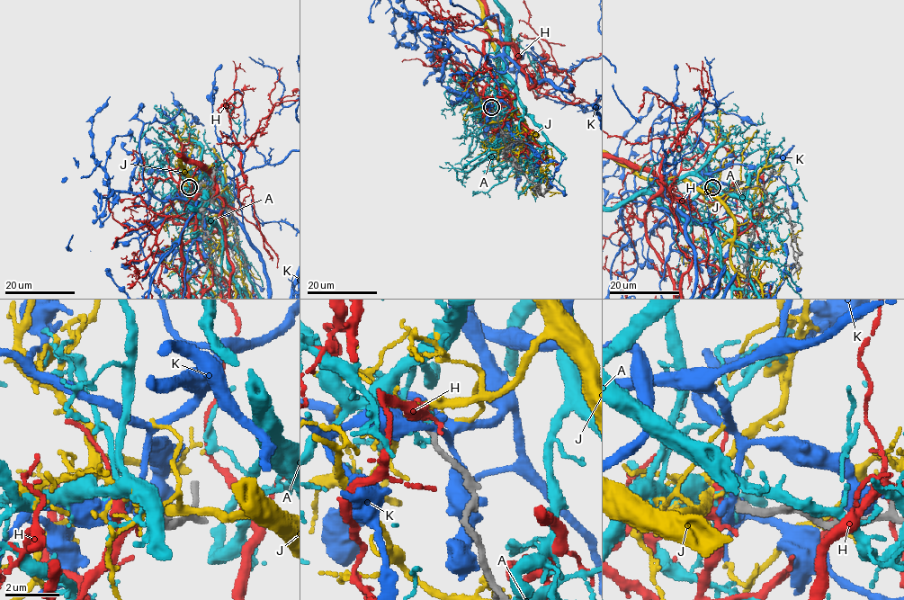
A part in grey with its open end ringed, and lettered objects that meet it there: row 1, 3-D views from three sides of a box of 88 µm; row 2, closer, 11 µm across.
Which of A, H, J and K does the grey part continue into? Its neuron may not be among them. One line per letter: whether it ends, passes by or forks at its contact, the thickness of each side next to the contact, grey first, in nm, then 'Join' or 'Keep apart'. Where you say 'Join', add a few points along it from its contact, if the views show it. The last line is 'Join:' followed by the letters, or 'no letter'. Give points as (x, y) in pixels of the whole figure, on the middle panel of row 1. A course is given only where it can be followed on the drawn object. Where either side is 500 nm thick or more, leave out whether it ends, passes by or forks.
A: It forks there. Thickness 200 nm (grey) against 110 nm. Keep apart
H: It passes by. Thickness 200 nm (grey) against 320 nm. Keep apart
J: It passes by. Thickness 220 nm (grey) against 120 nm. Keep apart
K: It passes by. Thickness 280 nm (grey) against 320 nm. Keep apart
Join: no letter

